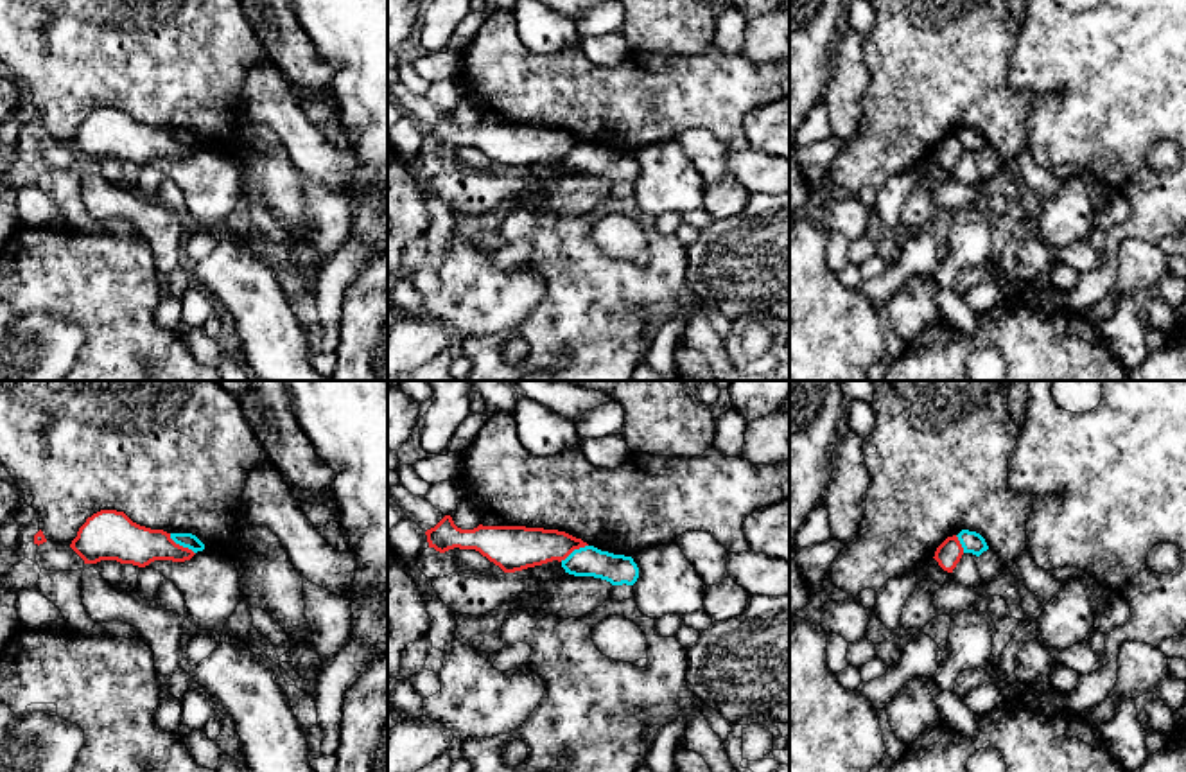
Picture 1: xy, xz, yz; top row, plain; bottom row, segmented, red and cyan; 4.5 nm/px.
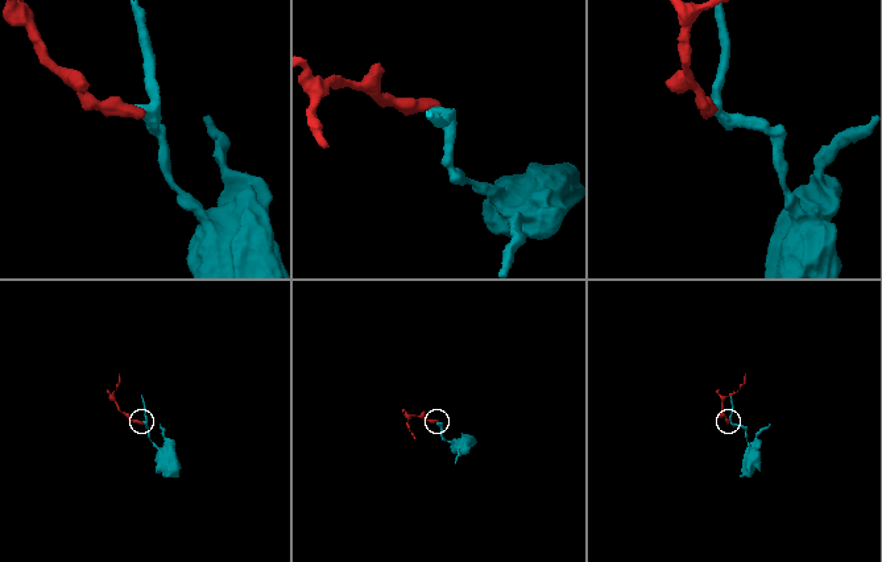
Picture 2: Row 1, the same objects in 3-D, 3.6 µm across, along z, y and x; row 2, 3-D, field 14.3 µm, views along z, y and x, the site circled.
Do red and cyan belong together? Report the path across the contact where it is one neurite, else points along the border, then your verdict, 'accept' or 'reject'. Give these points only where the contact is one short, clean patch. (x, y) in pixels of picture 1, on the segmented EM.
border xy (169, 534), (194, 553); reject

